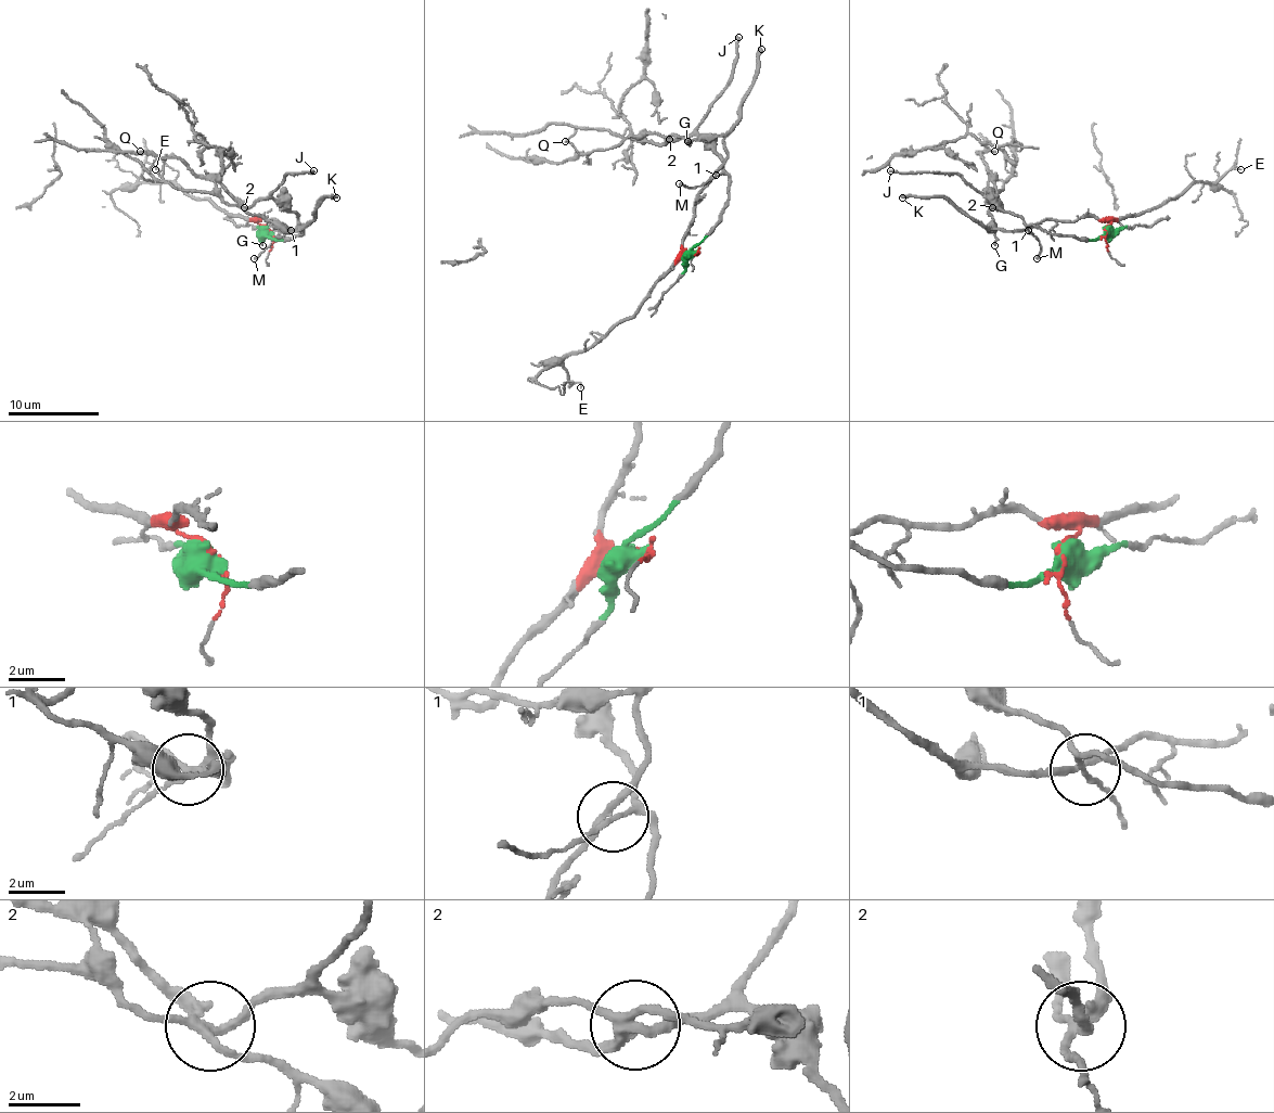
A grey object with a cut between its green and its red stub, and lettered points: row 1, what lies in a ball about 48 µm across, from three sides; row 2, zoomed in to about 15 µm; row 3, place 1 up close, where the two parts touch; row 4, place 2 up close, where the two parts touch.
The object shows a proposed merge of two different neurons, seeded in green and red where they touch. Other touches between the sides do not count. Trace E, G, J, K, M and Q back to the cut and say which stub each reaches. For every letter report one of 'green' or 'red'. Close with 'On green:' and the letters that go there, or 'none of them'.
E: red
G: red
J: green
K: red
M: green
Q: green
On green: J, M, Q

